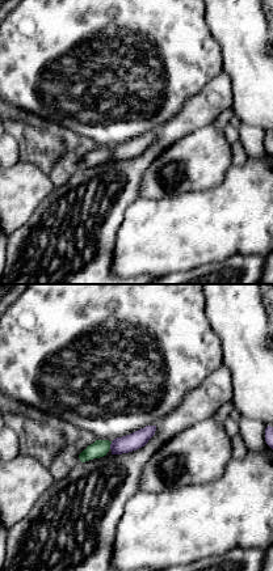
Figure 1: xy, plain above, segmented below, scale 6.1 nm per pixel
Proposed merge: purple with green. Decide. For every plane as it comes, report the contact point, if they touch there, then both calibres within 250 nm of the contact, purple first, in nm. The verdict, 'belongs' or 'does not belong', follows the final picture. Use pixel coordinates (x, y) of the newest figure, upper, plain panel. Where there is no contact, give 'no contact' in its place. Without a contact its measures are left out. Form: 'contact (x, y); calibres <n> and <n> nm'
contact (110, 152); calibres 110 and 100 nm

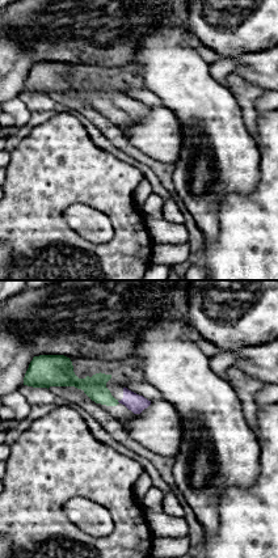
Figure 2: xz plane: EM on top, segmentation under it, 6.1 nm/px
no contact

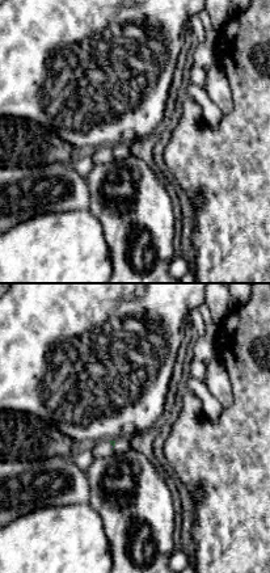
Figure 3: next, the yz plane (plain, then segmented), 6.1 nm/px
no contact

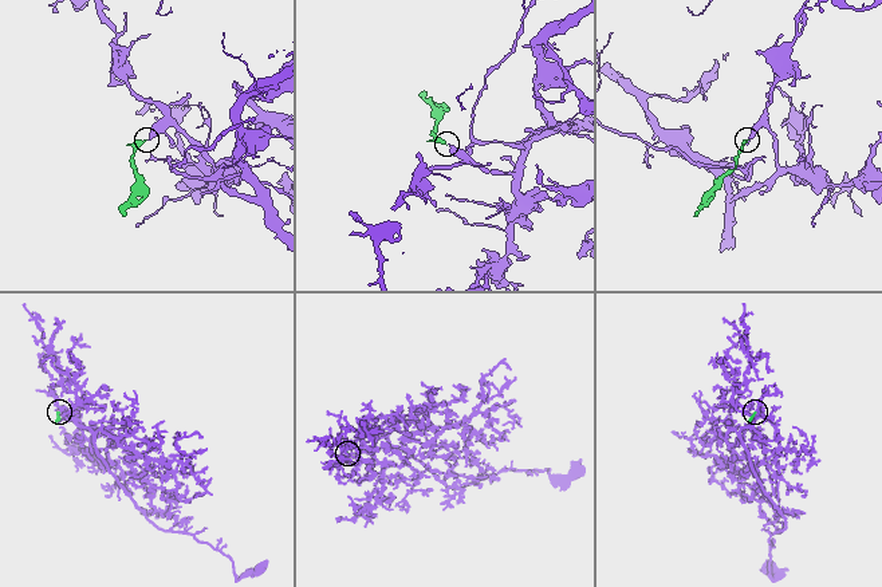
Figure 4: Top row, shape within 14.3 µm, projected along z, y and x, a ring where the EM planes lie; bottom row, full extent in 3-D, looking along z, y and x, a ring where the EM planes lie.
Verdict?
belongs

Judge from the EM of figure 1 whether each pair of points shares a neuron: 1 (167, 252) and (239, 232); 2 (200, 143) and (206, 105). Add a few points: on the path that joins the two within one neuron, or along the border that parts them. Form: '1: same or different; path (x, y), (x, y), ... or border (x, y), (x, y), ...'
1: same; path (185, 233), (221, 232)
2: different; border (210, 125), (198, 127), (176, 142)

